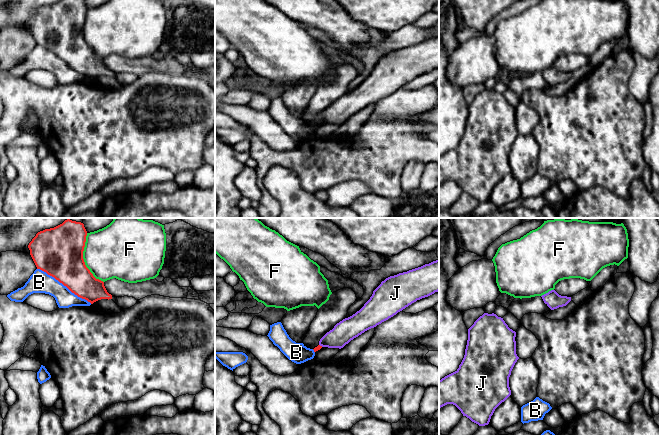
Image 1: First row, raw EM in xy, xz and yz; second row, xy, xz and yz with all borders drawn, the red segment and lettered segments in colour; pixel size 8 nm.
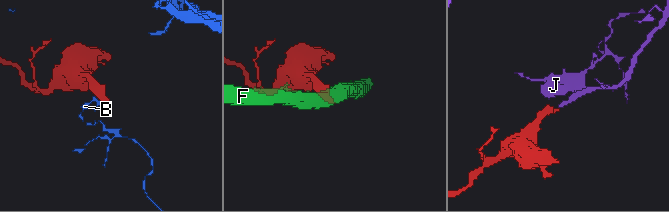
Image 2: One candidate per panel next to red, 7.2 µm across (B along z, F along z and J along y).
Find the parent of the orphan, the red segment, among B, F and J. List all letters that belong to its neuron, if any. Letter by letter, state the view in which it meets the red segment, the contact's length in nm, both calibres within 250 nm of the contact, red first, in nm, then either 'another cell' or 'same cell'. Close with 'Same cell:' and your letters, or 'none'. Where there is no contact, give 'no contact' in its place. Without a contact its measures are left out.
B: xy | 500 nm | 360/180 nm | another cell
F: xy | 420 nm | 400/420 nm | another cell
J: xz | 40 nm | 40/180 nm | same cell
Same cell: J

